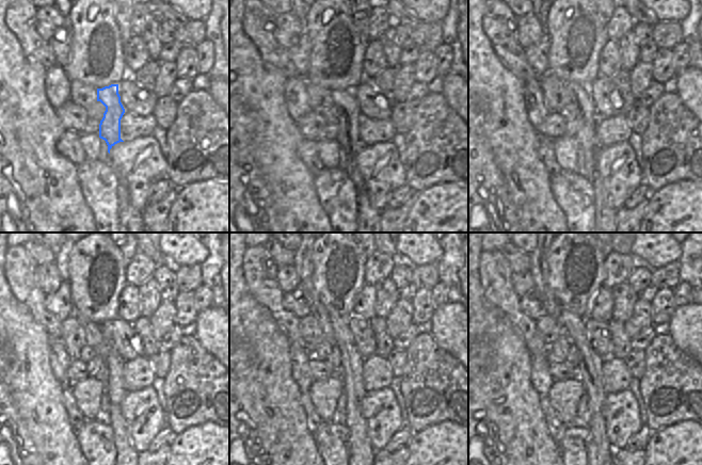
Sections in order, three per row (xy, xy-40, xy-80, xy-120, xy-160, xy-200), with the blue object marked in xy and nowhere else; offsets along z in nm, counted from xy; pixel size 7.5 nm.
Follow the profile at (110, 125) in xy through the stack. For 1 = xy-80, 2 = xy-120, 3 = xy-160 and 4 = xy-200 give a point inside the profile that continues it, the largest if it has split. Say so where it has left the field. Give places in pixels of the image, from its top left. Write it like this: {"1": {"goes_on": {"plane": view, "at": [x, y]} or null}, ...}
{"1": {"goes_on": {"plane": "xy-80", "at": [586, 137]}}, "2": {"goes_on": {"plane": "xy-120", "at": [95, 338]}}, "3": {"goes_on": {"plane": "xy-160", "at": [302, 265]}}, "4": {"goes_on": {"plane": "xy-200", "at": [539, 257]}}}

